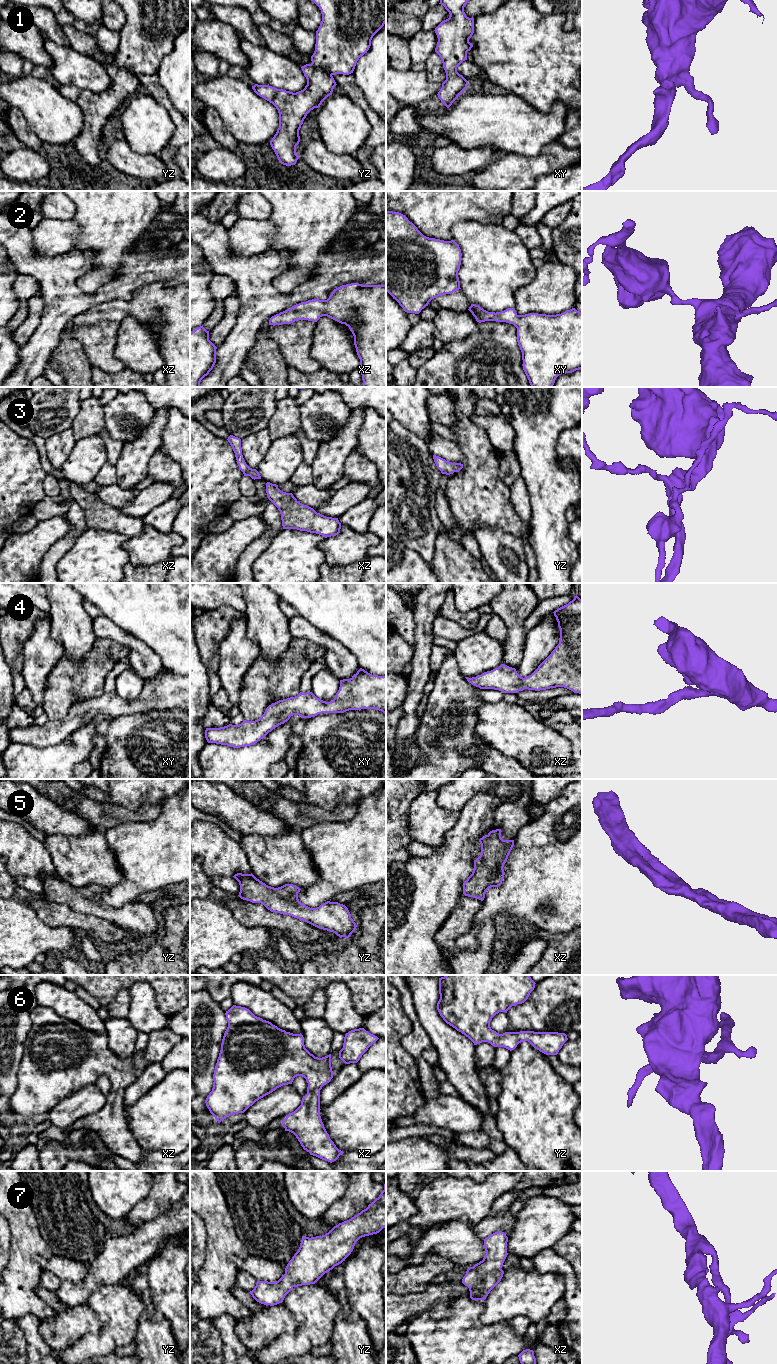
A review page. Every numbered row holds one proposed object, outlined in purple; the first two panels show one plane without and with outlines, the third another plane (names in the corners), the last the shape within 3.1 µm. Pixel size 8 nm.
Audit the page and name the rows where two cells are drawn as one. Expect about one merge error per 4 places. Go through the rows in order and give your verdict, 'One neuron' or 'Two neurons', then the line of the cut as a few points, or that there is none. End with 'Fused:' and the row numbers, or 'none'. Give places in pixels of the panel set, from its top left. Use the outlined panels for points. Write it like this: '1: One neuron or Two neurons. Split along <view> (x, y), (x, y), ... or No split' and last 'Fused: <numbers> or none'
1: One neuron. No split
2: One neuron. No split
3: Two neurons. Split along xz (239, 450), (236, 452), (237, 460)
4: One neuron. No split
5: One neuron. No split
6: One neuron. No split
7: One neuron. No split
Fused: 3

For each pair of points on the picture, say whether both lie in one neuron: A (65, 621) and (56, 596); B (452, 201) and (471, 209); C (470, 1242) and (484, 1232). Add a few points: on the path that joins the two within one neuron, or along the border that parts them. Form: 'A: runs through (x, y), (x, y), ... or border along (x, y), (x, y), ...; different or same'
A: runs through (65, 615), (65, 605), (62, 602); same
B: runs through (457, 201), (463, 201), (466, 204); same
C: border along (473, 1226), (473, 1231), (483, 1239); different

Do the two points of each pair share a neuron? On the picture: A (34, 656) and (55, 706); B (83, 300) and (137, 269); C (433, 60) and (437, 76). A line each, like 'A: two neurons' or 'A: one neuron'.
A: two neurons
B: one neuron
C: one neuron

